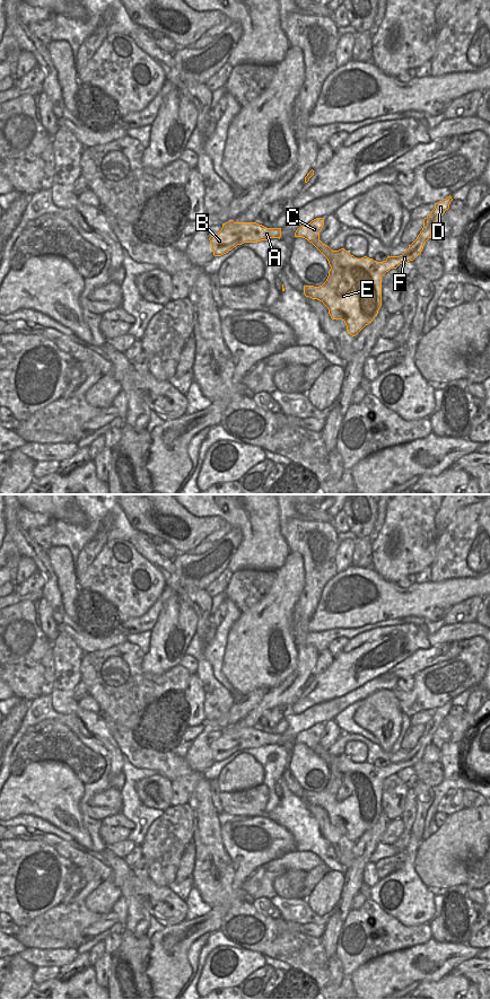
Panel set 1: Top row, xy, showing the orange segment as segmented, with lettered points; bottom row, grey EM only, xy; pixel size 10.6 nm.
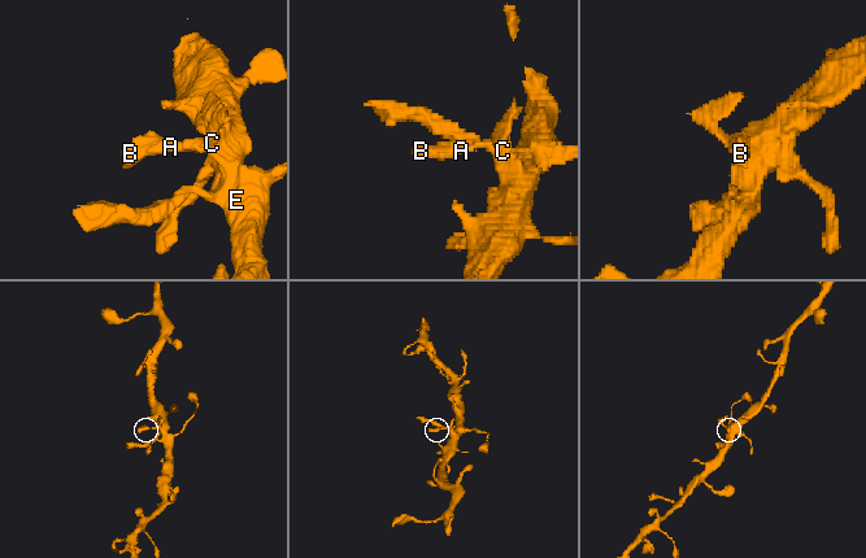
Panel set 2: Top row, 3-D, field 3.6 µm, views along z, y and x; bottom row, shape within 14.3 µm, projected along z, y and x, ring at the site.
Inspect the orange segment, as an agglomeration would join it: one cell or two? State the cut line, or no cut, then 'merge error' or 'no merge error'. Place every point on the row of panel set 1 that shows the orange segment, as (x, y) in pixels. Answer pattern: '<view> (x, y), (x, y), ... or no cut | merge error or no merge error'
no cut | no merge error

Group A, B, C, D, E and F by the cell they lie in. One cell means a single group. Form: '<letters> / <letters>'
A B C D E F

